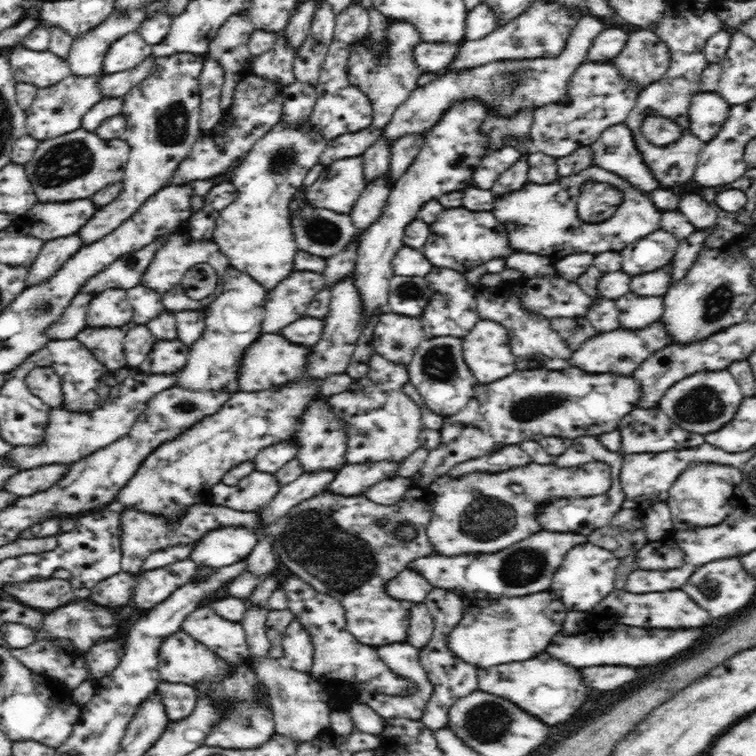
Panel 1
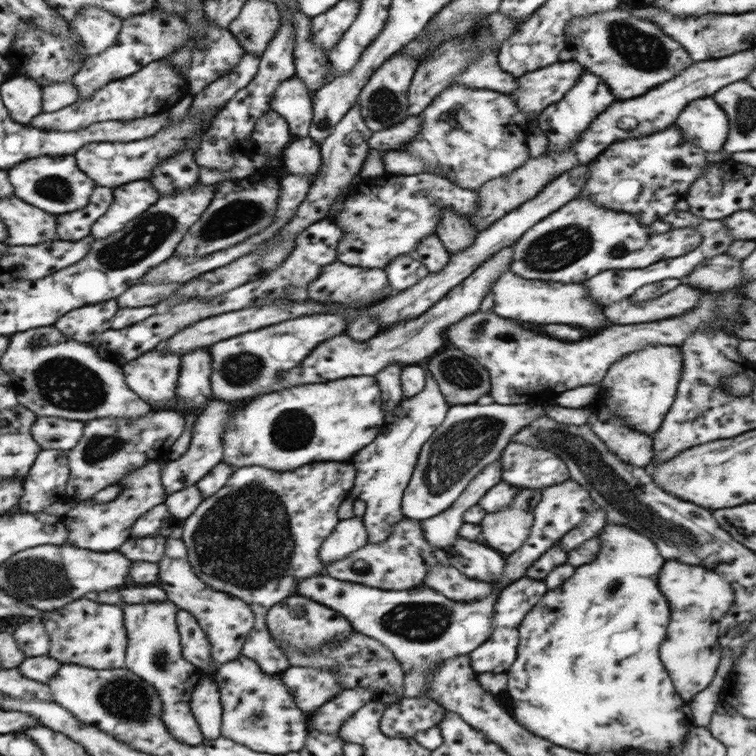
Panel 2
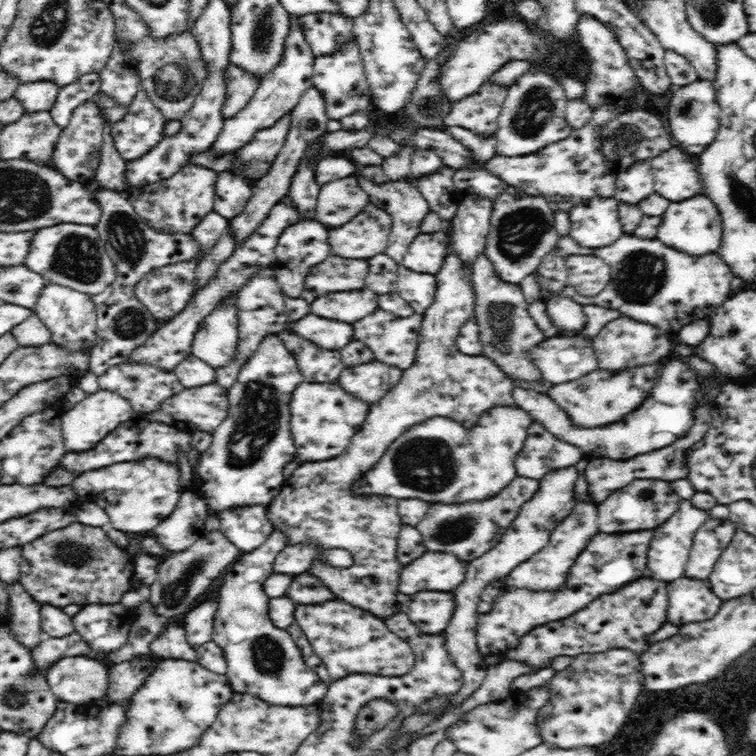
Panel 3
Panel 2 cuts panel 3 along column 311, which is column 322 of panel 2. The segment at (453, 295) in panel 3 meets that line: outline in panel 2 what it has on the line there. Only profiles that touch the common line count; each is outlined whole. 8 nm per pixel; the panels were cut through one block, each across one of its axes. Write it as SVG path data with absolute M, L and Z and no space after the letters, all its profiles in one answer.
M352 459L344 462L308 463L284 472L252 465L237 468L218 492L204 499L197 511L182 522L181 538L186 545L188 560L196 576L200 576L208 586L238 596L250 604L250 608L254 608L254 626L242 646L241 654L258 663L266 674L281 674L290 664L286 654L275 644L264 626L264 616L270 606L292 594L292 590L296 588L296 580L308 578L310 574L327 574L319 562L318 551L324 539L338 525L337 511L342 502L350 496L355 478L356 468Z

